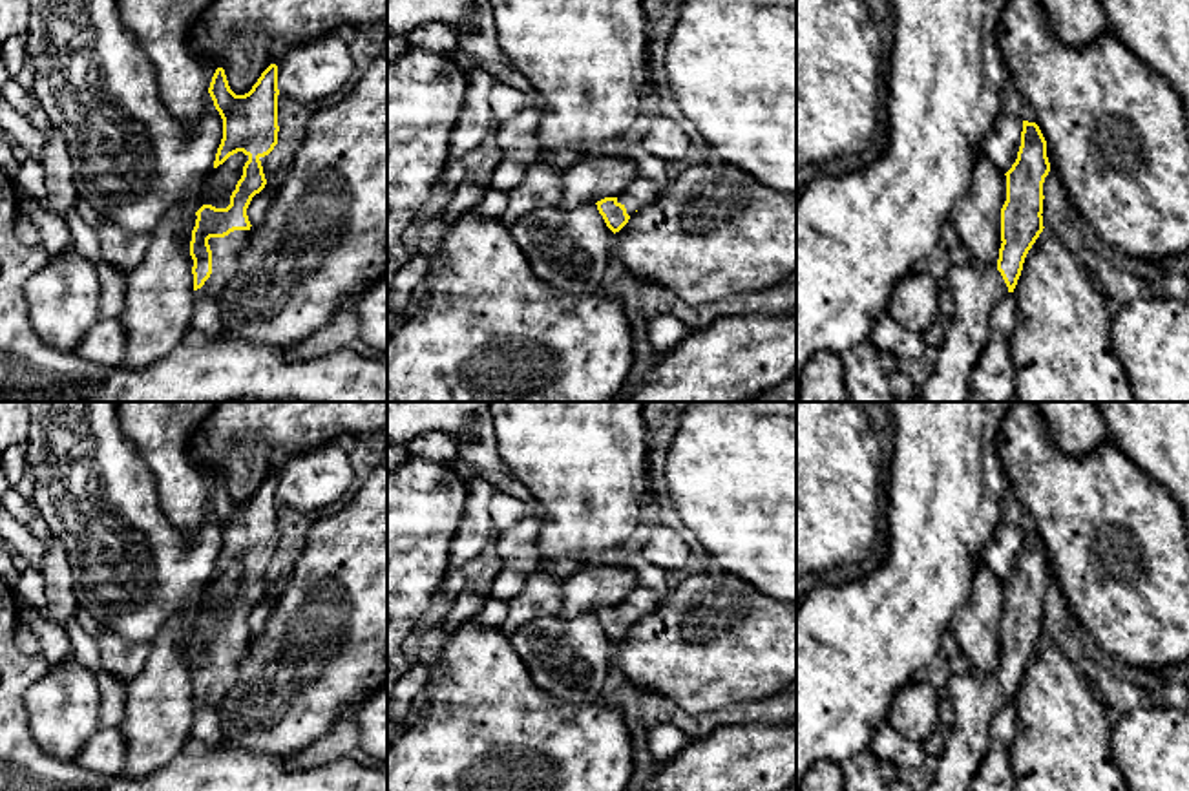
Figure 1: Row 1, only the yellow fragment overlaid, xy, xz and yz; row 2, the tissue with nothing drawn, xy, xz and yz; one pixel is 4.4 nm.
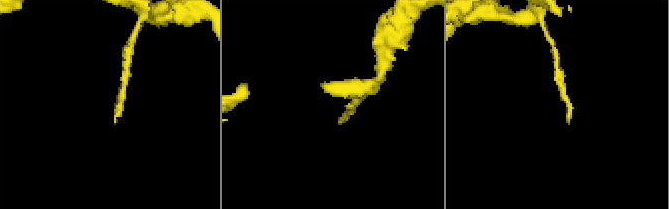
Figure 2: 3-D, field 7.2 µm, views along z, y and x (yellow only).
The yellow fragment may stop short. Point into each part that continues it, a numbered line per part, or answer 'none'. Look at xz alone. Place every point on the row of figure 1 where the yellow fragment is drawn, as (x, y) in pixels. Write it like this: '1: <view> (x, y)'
1: xz (641, 192)

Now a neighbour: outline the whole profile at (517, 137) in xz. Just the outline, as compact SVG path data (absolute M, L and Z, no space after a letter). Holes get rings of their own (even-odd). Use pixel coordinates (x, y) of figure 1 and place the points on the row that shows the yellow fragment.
M526 106L497 130L497 144L502 161L531 164L537 161L541 144L537 141L539 108Z

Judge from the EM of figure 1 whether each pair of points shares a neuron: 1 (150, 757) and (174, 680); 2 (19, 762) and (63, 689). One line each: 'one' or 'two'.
1: one
2: two

